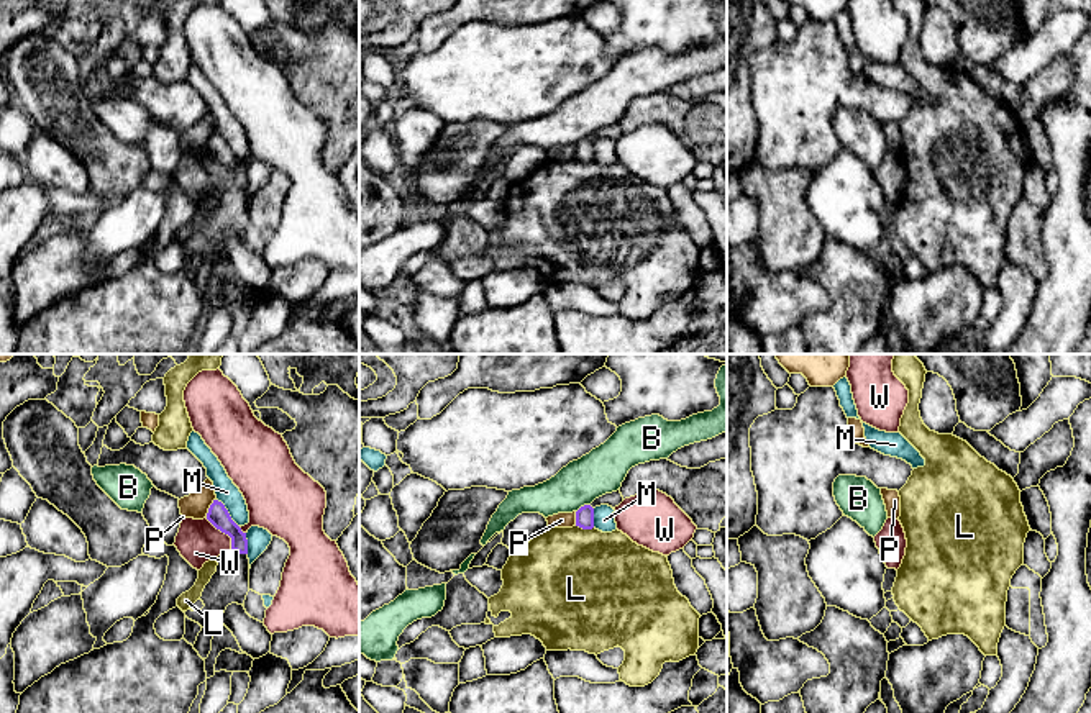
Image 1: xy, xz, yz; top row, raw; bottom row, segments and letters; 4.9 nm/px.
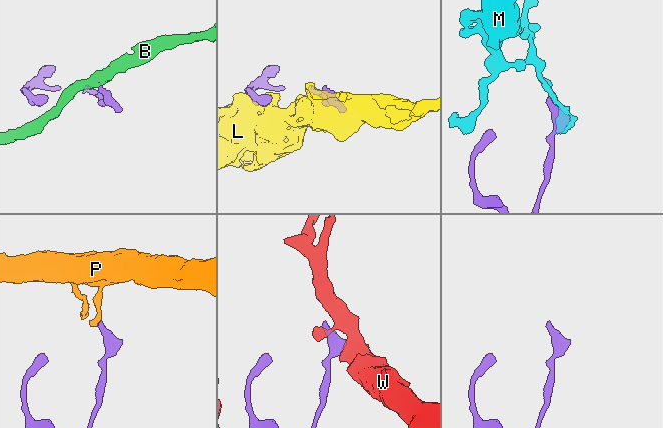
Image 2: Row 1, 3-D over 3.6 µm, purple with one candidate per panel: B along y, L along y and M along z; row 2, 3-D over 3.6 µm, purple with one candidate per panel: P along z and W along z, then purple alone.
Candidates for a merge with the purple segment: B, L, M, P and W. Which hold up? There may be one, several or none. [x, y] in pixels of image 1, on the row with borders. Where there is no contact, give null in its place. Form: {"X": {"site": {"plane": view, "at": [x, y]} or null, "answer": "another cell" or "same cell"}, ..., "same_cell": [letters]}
{"B": {"site": {"plane": "xz", "at": [584, 505]}, "answer": "another cell"}, "L": {"site": {"plane": "xz", "at": [584, 528]}, "answer": "another cell"}, "M": {"site": {"plane": "xy", "at": [228, 513]}, "answer": "another cell"}, "P": {"site": {"plane": "xy", "at": [209, 508]}, "answer": "another cell"}, "W": {"site": {"plane": "xy", "at": [223, 531]}, "answer": "another cell"}, "same_cell": []}

